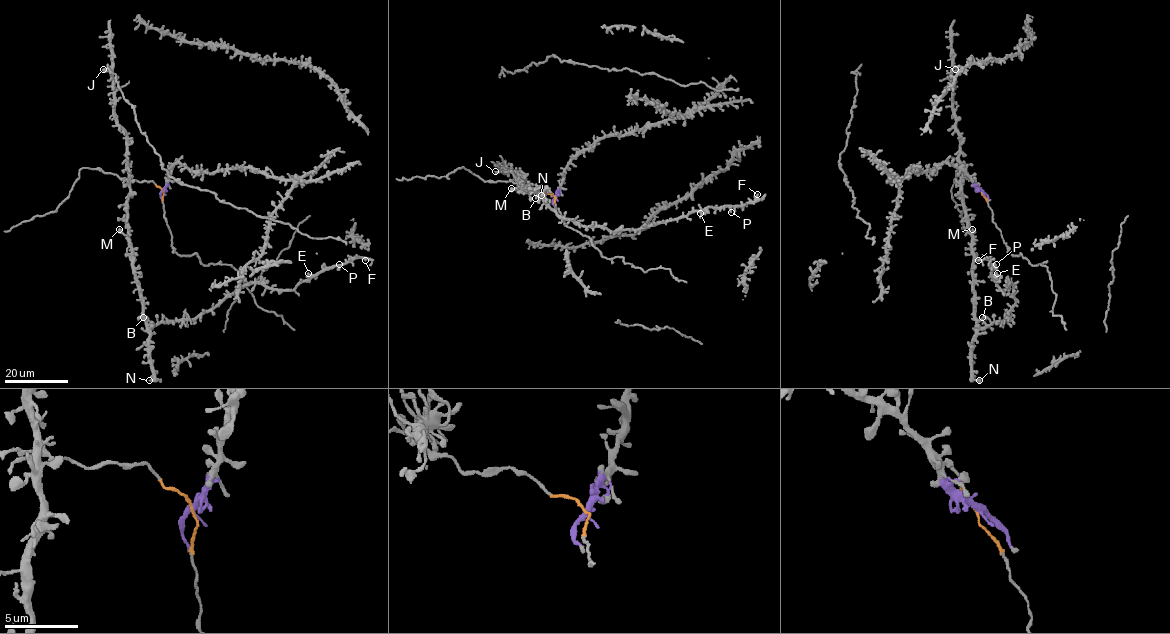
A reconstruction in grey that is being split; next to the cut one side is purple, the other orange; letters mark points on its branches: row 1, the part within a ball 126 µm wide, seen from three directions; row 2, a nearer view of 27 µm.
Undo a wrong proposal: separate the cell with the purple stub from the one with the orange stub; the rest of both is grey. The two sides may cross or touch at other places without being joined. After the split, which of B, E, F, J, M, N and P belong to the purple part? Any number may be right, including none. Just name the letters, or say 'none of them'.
none of them

